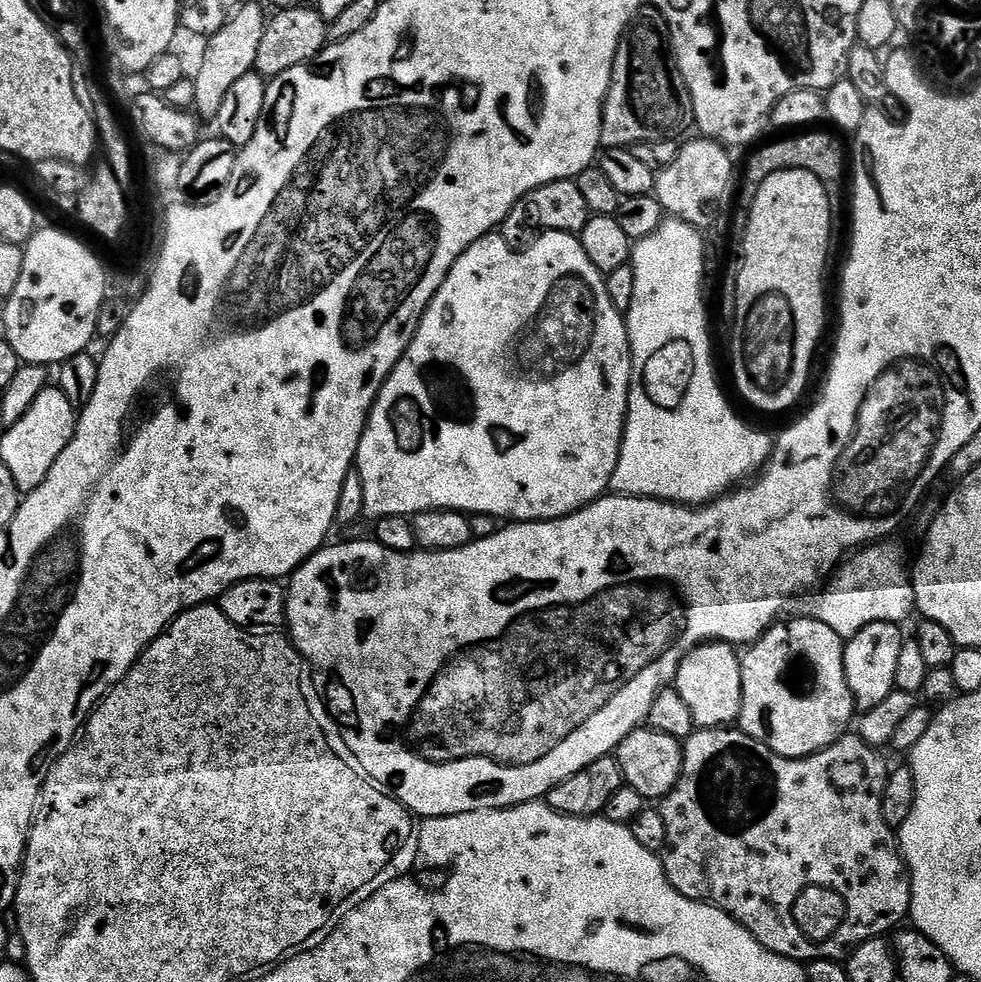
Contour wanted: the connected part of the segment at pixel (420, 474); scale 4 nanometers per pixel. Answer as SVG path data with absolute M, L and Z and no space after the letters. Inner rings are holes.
M544 232L536 241L523 250L517 250L508 245L503 236L489 234L478 238L454 262L448 271L448 277L428 303L424 316L420 320L418 330L410 342L402 358L388 375L388 381L380 387L376 402L372 405L372 413L368 416L368 425L360 435L360 445L354 461L355 471L362 478L362 494L364 495L364 516L379 518L383 516L404 516L411 518L418 512L449 508L455 512L475 514L478 516L494 516L501 522L535 522L537 520L557 520L569 516L579 508L592 504L609 491L612 475L618 466L620 443L624 437L624 420L628 416L628 399L632 385L632 351L628 337L628 321L625 313L614 310L614 302L610 302L610 294L606 294L604 285L605 273L590 262L586 250L582 250L579 235L570 232ZM564 272L580 272L592 288L596 288L597 298L602 298L600 304L600 329L596 332L596 344L592 344L592 352L588 352L588 360L568 372L568 376L560 376L560 380L552 380L552 384L532 384L532 380L516 380L512 372L508 372L508 363L502 354L502 334L520 329L520 324L540 308L540 300L544 300L544 292L548 292L548 284L556 280L556 276L564 276Z

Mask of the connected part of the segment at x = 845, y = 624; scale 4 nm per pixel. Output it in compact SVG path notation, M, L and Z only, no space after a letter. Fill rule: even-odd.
M892 542L869 544L851 553L835 569L828 589L825 592L817 591L811 597L812 619L826 622L826 626L830 626L830 630L834 630L834 634L838 634L841 638L858 634L858 630L874 622L903 625L903 620L908 615L913 615L916 599L909 569L906 564L904 568L904 560L900 557L899 550L888 543Z

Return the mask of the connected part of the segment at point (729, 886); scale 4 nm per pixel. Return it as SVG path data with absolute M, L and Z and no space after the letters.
M672 686L664 688L654 698L648 711L646 724L649 728L684 740L683 770L680 772L679 782L674 786L674 790L658 804L662 822L666 825L666 846L662 853L664 873L674 886L674 890L678 890L691 900L703 900L713 904L715 908L721 908L726 915L732 916L742 927L750 930L752 937L762 946L766 946L766 950L801 962L843 961L848 953L854 951L862 942L875 936L884 936L888 934L888 931L891 933L905 923L909 915L908 907L912 901L912 885L908 882L904 858L900 855L897 833L882 818L882 790L888 781L890 768L889 765L884 765L884 760L880 757L883 755L860 739L859 735L845 734L829 748L823 748L821 752L815 752L813 756L791 760L774 754L766 745L750 738L738 728L725 726L695 729L695 724L690 718L690 710Z

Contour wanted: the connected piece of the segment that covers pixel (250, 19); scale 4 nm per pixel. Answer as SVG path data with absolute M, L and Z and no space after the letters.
M245 2L226 22L226 26L218 30L218 34L207 37L205 44L208 45L205 46L204 53L200 56L200 65L194 73L194 112L201 121L215 121L230 86L234 86L234 82L238 82L242 74L255 69L265 23L266 12L252 2Z

